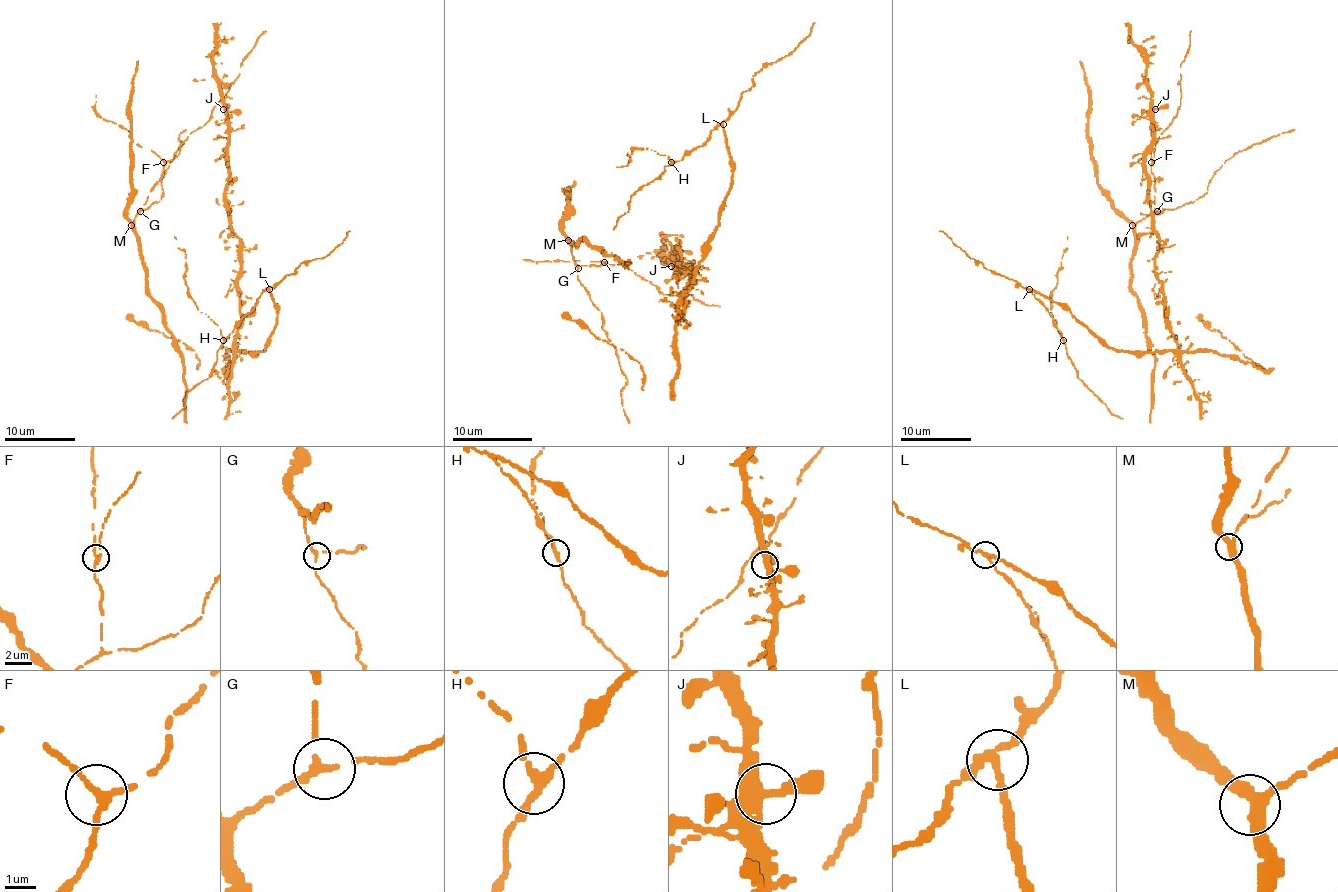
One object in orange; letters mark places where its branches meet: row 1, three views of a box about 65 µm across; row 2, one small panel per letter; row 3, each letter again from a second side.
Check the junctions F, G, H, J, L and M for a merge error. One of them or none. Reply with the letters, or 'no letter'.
L

